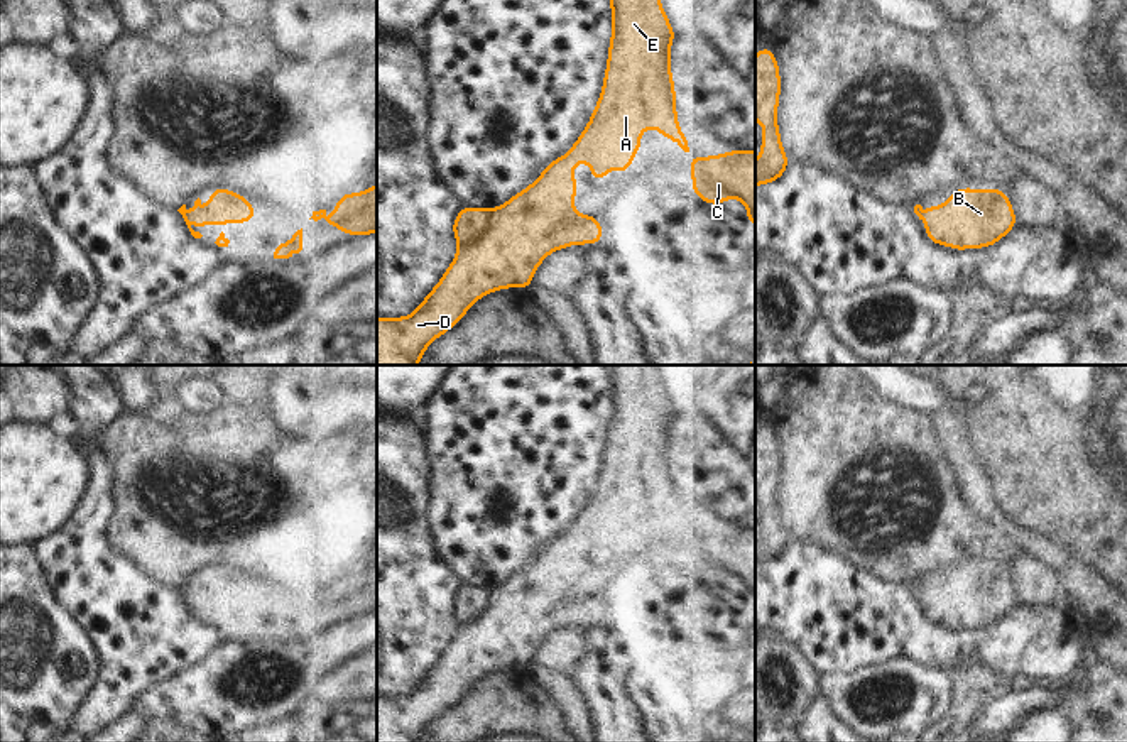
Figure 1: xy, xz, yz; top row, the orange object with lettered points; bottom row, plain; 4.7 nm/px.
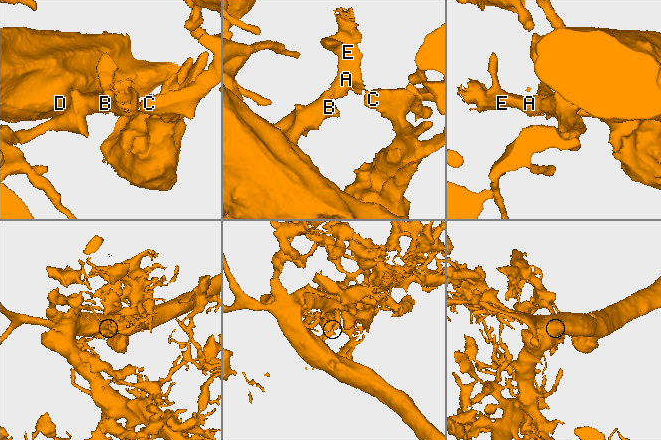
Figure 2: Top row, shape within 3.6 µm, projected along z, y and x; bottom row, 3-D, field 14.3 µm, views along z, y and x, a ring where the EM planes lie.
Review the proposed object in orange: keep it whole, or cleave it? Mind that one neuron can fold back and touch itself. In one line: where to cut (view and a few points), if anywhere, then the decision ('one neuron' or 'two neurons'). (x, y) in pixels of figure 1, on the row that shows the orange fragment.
no cut | one neuron

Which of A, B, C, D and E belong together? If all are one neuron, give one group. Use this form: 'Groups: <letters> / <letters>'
Groups: A B C D E.

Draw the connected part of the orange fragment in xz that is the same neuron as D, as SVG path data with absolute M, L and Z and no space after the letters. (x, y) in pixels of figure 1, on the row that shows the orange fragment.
M610 0L610 14L612 35L608 41L603 86L586 127L568 149L568 154L553 159L534 183L510 196L504 205L497 208L461 206L451 225L453 238L458 242L458 250L436 286L409 316L377 316L377 365L417 365L421 360L426 360L426 348L455 328L466 316L468 309L488 292L510 287L532 289L536 270L547 255L561 248L569 248L574 243L602 243L605 228L600 220L595 215L580 215L573 205L574 194L580 191L580 184L571 174L578 162L590 164L593 183L610 179L620 172L629 172L632 169L632 159L642 149L640 137L647 127L652 127L667 140L678 144L684 152L689 152L688 140L678 122L678 95L671 71L671 44L678 34L671 27L671 20L661 7L661 0Z

